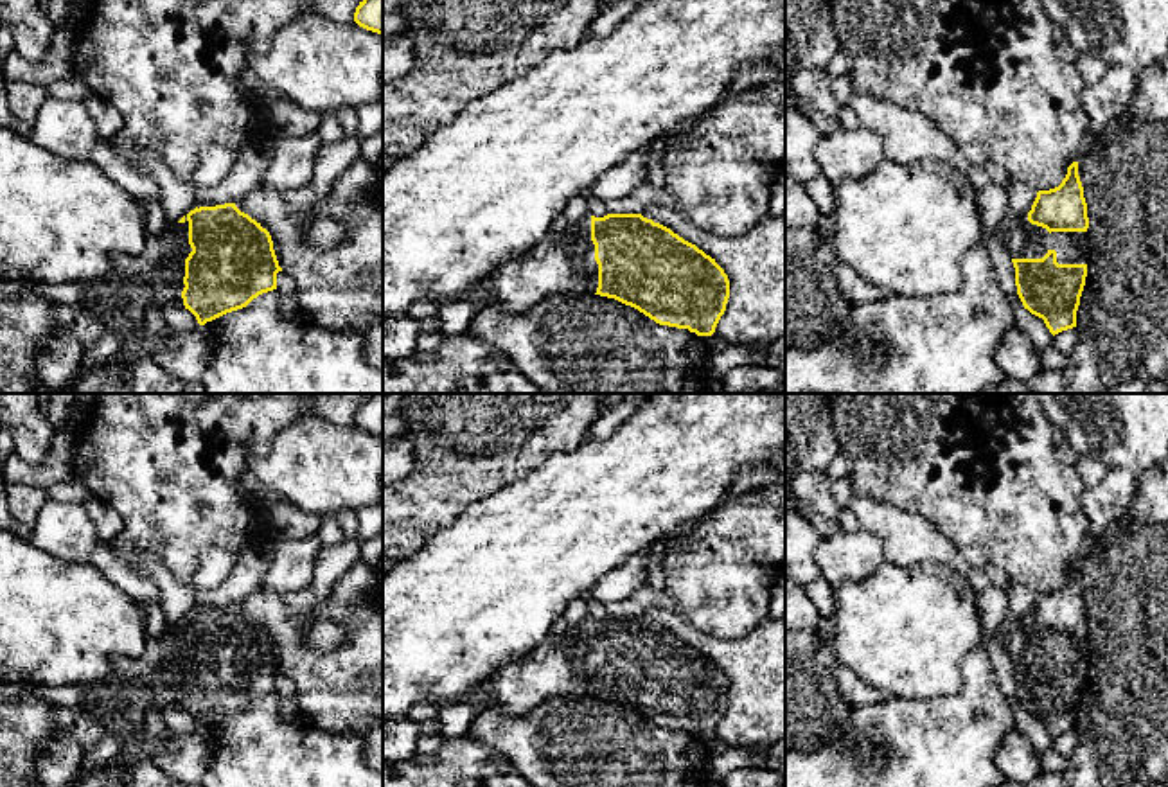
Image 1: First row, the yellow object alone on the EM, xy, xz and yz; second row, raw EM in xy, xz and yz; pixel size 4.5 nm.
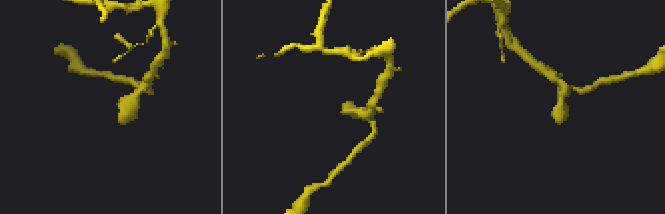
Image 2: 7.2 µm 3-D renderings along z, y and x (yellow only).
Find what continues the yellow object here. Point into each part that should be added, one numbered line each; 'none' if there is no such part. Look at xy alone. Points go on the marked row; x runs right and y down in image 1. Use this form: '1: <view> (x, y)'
1: xy (153, 277)

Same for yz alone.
1: yz (1026, 241)

